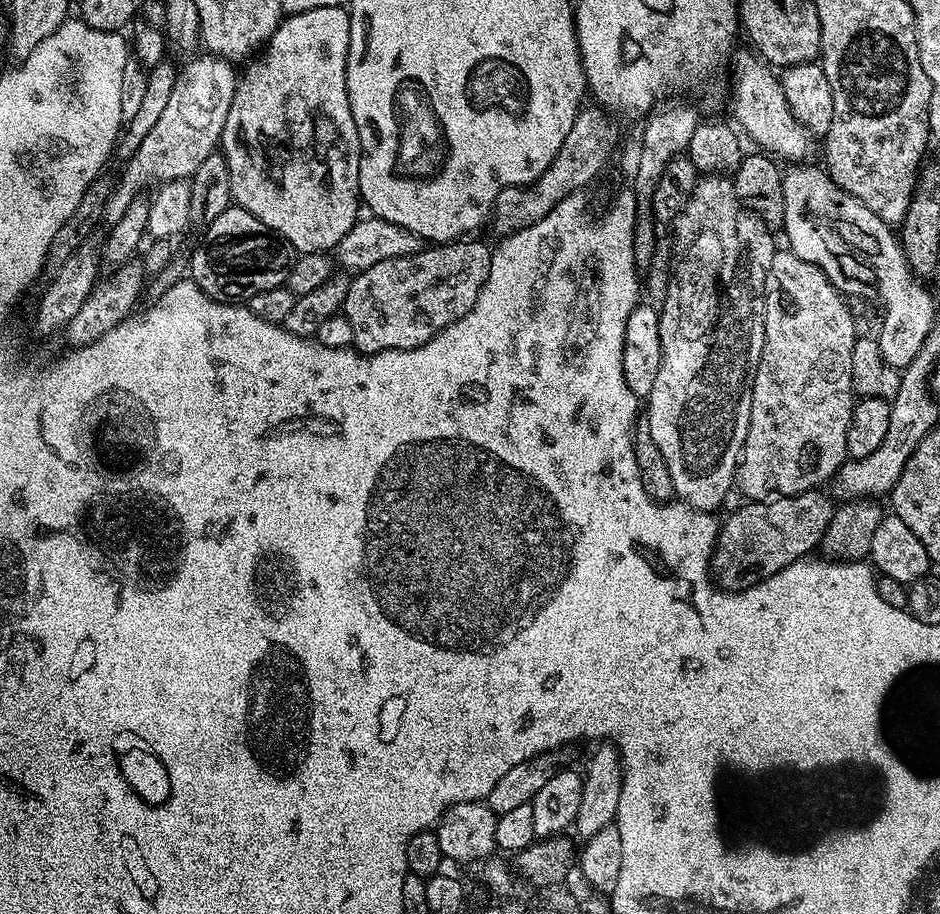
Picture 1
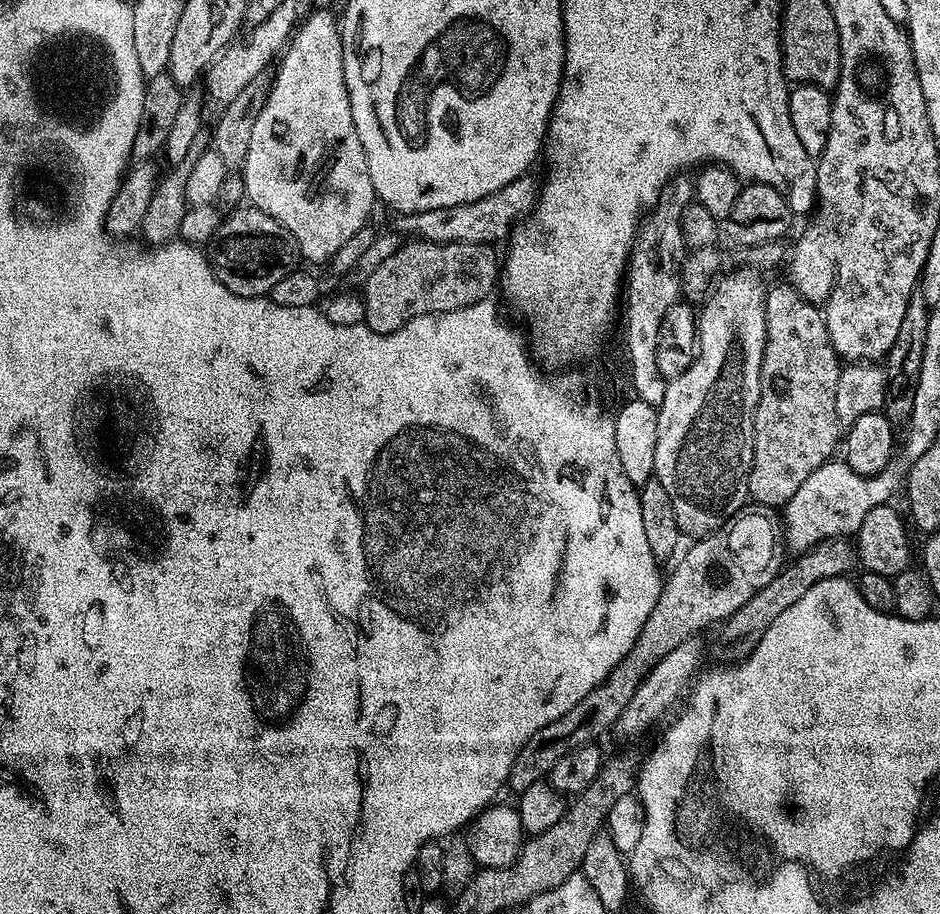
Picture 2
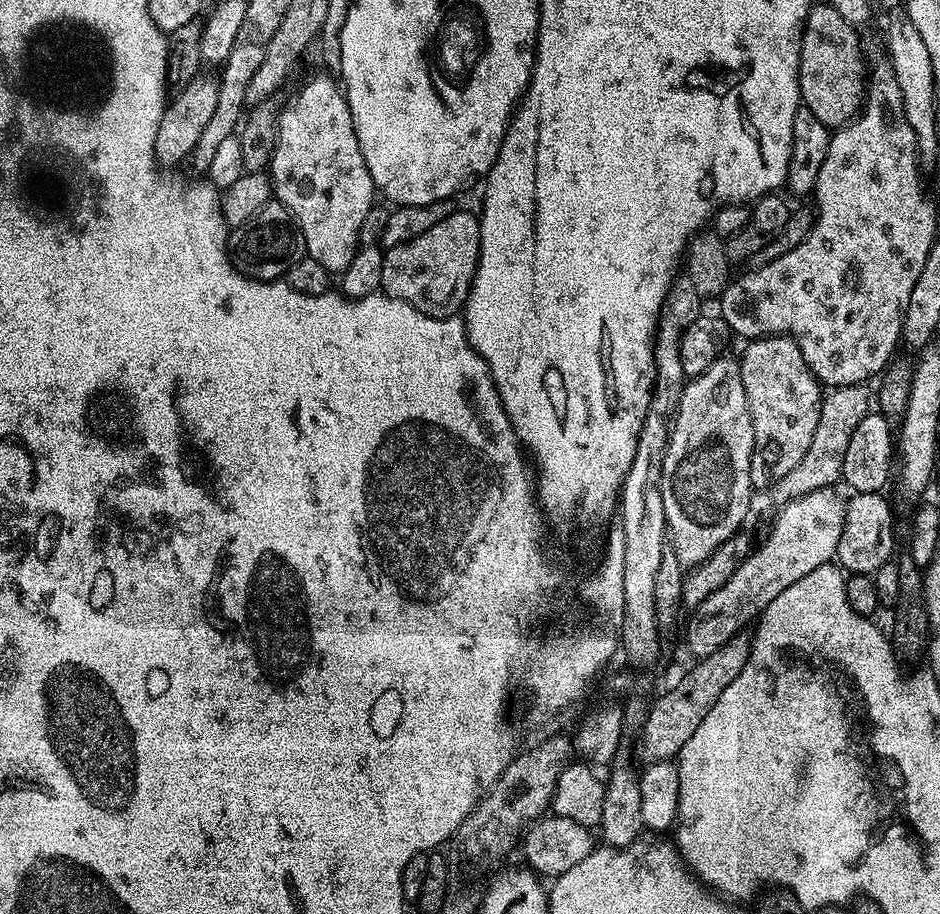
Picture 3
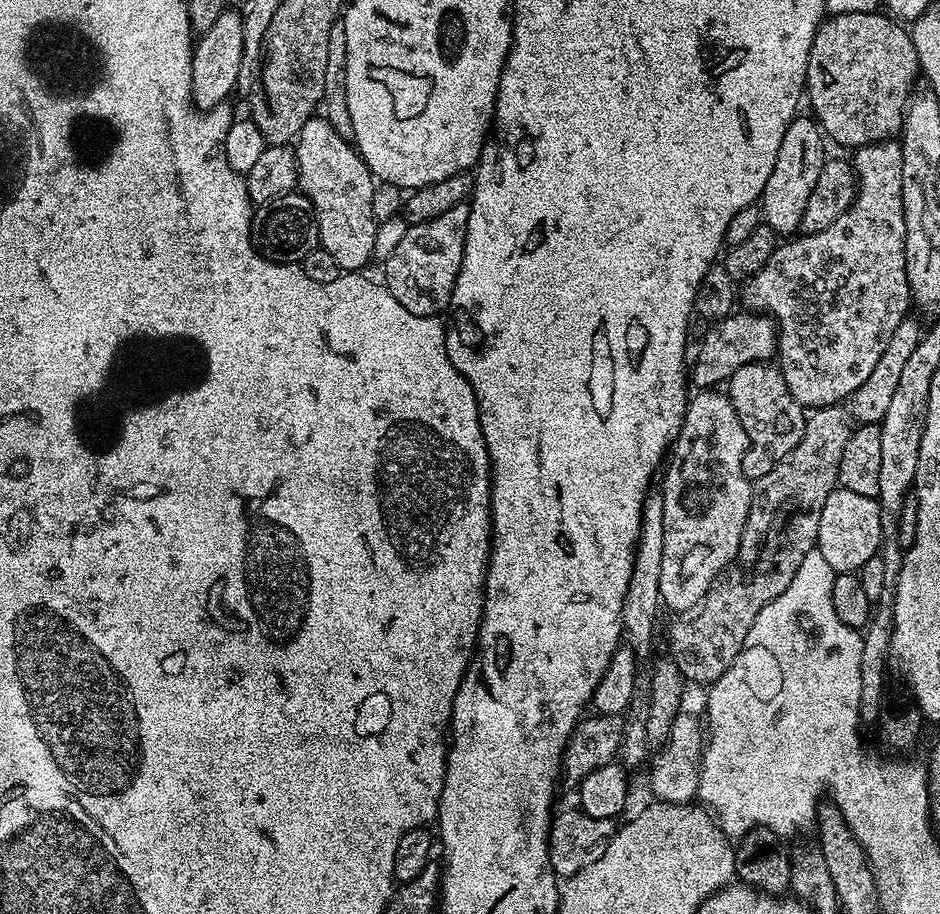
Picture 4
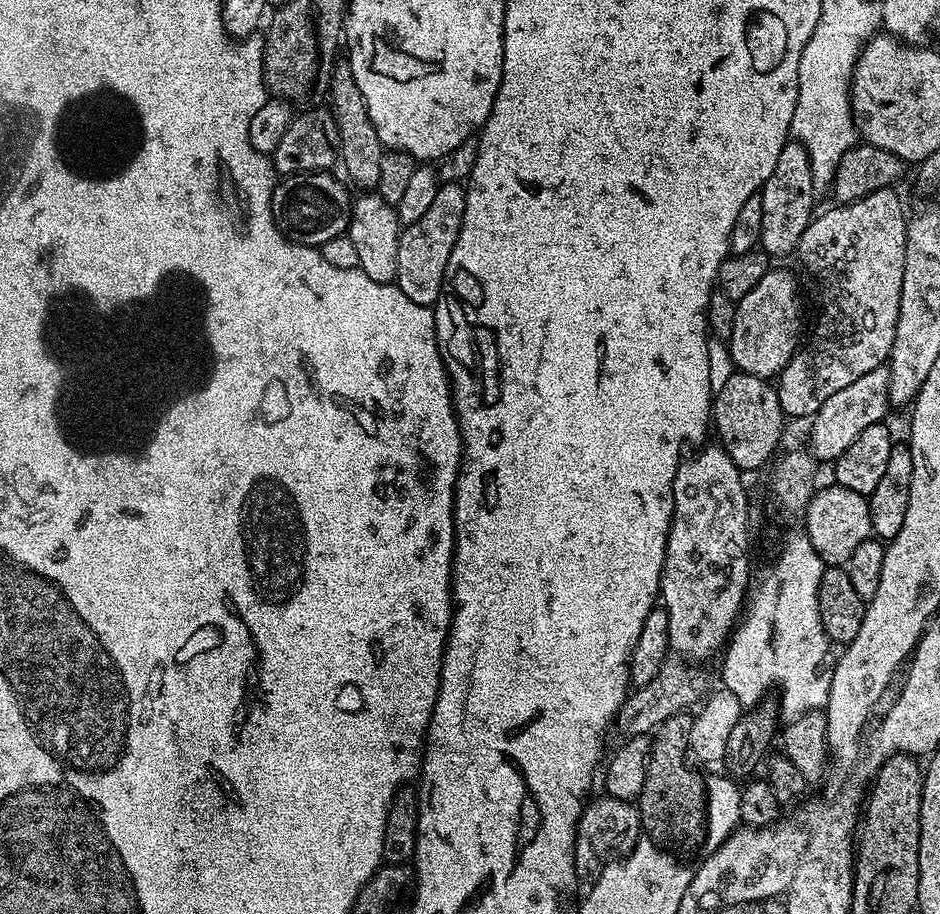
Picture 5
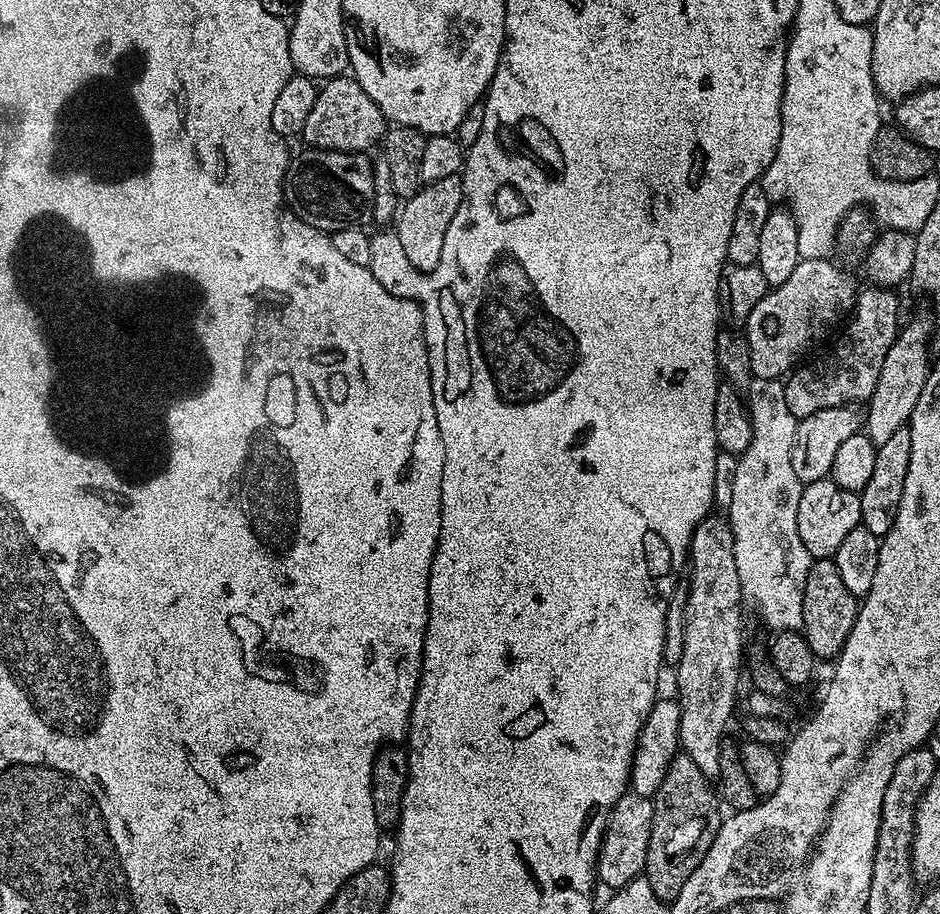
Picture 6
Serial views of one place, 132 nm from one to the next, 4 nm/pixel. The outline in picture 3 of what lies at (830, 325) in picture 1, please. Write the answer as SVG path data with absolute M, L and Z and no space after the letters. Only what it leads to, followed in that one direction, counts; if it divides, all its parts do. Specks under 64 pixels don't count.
M761 336L749 339L745 344L748 345L738 359L754 426L750 478L753 489L771 489L777 480L790 474L790 470L806 458L806 450L810 450L814 430L818 430L822 385L810 366L806 366L806 358L802 358L802 350L791 336Z

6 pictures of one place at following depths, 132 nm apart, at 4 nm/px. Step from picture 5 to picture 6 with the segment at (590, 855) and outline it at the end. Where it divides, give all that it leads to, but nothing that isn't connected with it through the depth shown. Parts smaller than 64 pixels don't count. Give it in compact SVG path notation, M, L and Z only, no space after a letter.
M628 790L618 798L618 802L608 814L608 824L604 827L604 838L600 842L596 875L601 885L605 884L612 888L611 890L619 890L643 873L653 818L654 806L649 797Z

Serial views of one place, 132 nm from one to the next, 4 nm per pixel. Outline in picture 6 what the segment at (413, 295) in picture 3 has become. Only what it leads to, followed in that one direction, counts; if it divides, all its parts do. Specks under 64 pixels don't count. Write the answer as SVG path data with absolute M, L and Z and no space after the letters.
M459 175L440 178L433 184L424 184L409 200L403 201L394 221L394 231L398 242L402 242L402 254L419 272L430 273L438 266L438 258L442 258L442 245L446 239L446 230L454 214L458 214L458 206L462 206L464 197L464 181Z

